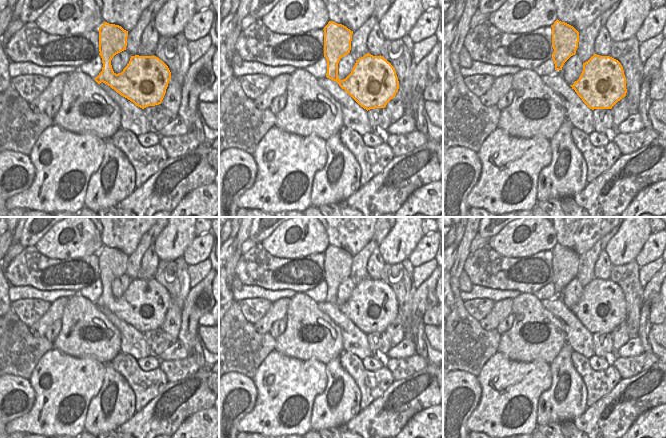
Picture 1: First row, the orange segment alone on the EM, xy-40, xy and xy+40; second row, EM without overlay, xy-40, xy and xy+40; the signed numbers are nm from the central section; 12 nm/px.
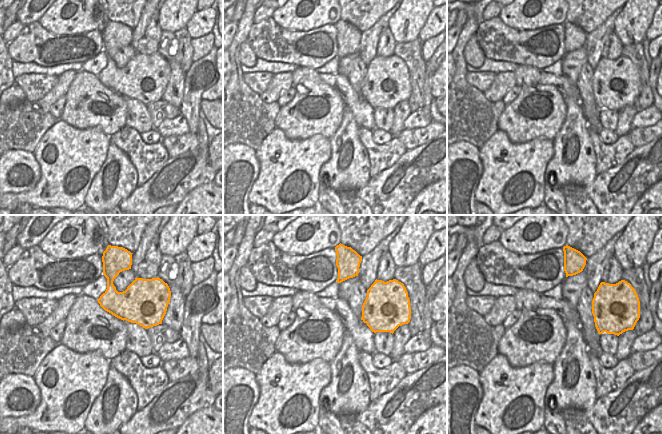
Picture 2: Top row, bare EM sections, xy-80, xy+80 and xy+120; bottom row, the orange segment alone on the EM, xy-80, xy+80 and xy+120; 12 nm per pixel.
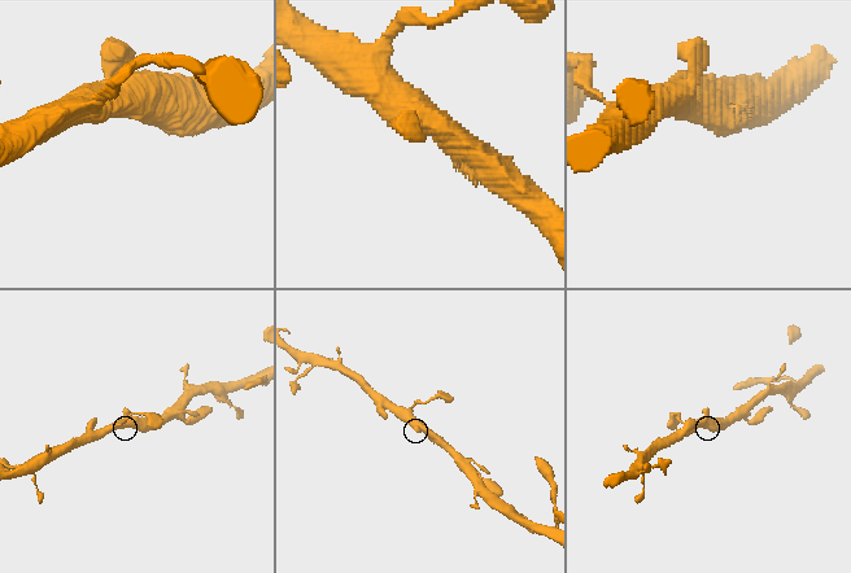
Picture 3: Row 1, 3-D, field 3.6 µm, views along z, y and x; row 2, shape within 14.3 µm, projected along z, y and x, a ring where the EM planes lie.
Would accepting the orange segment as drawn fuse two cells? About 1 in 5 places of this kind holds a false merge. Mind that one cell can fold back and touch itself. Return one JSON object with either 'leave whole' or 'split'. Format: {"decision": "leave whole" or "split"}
{"decision": "leave whole"}

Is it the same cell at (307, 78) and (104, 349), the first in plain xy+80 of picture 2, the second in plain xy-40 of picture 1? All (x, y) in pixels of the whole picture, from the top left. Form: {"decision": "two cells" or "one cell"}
{"decision": "one cell"}

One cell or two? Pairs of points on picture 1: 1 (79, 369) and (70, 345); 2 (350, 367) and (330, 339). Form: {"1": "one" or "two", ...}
{"1": "two", "2": "two"}

